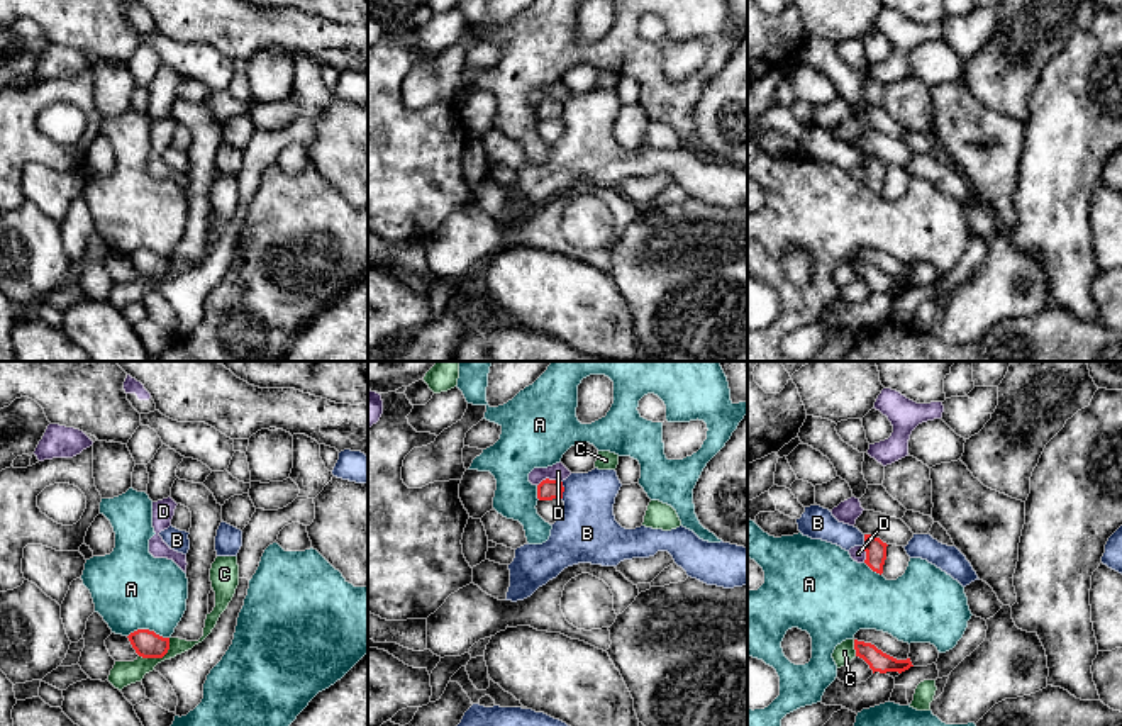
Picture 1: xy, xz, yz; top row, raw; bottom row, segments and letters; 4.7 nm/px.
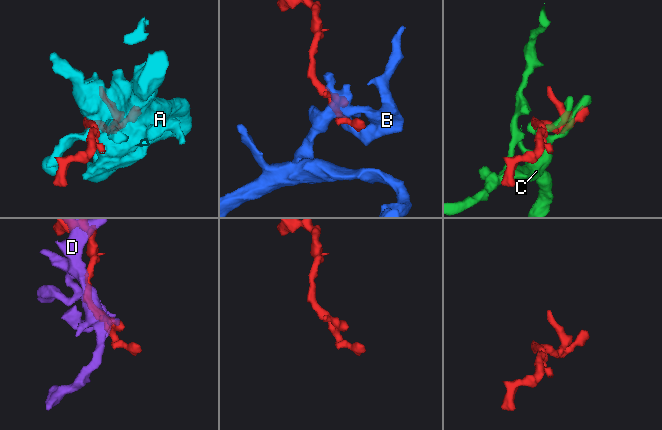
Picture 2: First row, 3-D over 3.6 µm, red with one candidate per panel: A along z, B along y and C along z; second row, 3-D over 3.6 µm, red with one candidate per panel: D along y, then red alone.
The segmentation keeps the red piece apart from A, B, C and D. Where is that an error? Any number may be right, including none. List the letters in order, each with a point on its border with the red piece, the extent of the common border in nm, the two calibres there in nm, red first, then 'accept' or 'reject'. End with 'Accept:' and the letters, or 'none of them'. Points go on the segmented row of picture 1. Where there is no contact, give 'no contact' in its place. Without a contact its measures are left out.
A: xy (148, 630) | 200 nm | 130/380 nm | reject
B: xz (563, 491) | 90 nm | 100/280 nm | reject
C: xy (160, 657) | 180 nm | 130/120 nm | reject
D: xz (549, 480) | 120 nm | 100/80 nm | reject
Accept: none of them

